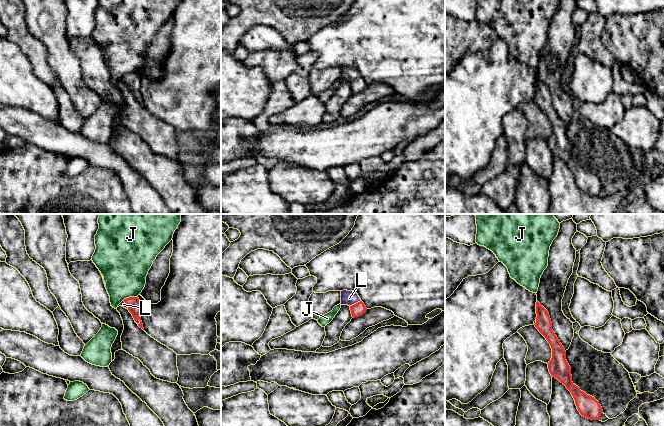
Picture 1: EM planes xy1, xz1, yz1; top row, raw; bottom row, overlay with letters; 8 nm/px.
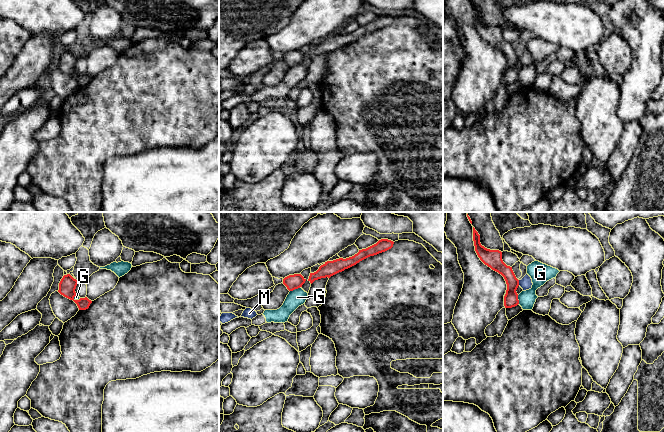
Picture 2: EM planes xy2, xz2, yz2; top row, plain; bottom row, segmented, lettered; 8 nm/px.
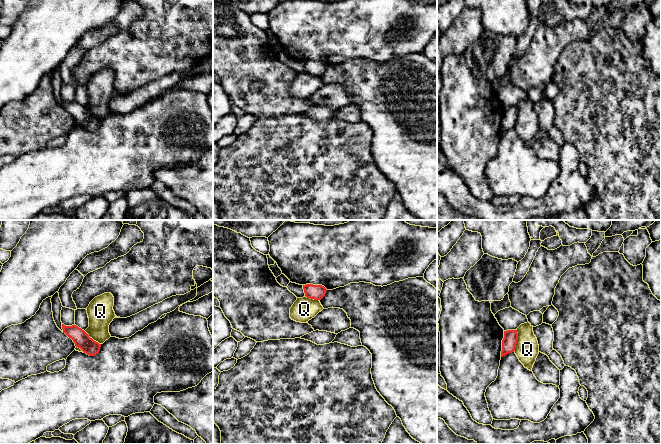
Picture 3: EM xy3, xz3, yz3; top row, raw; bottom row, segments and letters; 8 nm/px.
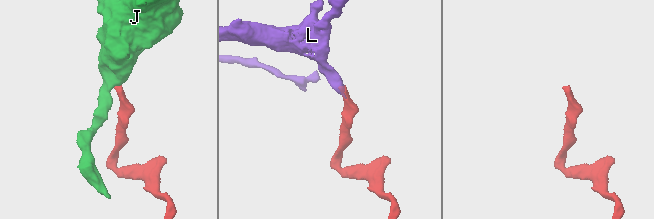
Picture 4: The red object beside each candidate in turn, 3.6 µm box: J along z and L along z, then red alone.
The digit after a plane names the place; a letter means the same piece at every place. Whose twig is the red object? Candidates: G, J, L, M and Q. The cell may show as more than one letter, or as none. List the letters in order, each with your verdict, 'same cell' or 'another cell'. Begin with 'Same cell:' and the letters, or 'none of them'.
Same cell: L
G: another cell
J: another cell
L: same cell
M: another cell
Q: another cell

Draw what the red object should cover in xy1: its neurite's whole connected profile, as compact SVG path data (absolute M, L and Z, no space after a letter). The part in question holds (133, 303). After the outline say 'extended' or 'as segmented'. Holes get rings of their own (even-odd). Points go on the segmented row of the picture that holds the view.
M138 297L126 298L118 305L118 307L119 306L122 306L122 307L128 309L129 312L132 314L135 322L138 324L138 326L144 330L143 324L141 321L141 317L140 317L141 302Z | extended

